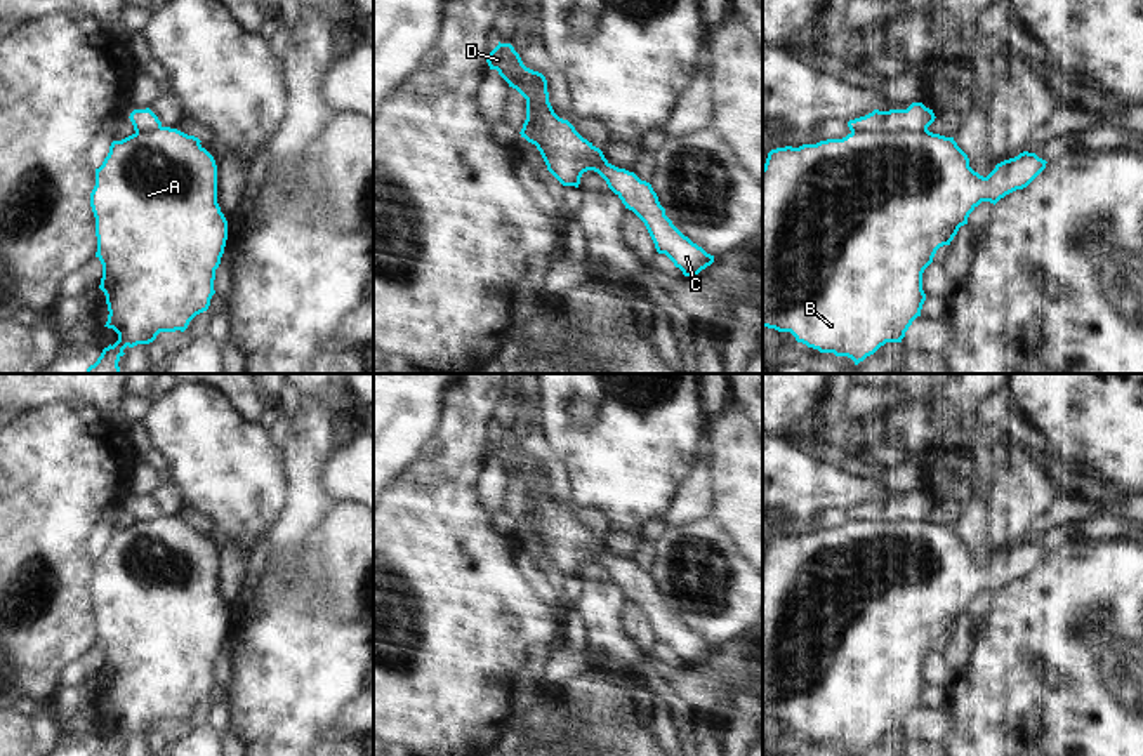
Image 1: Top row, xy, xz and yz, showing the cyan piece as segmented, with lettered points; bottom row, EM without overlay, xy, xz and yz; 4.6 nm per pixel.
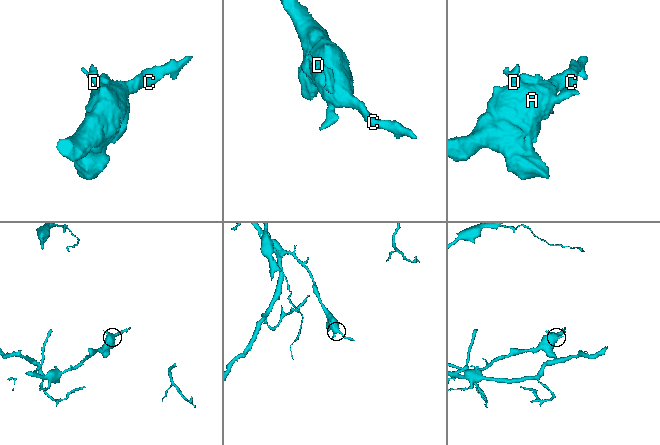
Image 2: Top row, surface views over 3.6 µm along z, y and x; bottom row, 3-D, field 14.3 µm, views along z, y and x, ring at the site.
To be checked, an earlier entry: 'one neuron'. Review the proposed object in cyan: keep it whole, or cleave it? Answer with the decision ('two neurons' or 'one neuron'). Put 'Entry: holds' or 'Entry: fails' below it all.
two neurons
Entry: fails

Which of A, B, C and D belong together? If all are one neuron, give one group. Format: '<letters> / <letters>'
A B C / D

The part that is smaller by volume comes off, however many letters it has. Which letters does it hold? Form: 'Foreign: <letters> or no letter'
Foreign: D

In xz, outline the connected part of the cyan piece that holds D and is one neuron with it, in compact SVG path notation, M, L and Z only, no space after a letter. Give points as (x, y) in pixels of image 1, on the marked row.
M500 43L486 56L490 70L497 70L499 75L509 82L514 73L514 61L519 54L511 43Z

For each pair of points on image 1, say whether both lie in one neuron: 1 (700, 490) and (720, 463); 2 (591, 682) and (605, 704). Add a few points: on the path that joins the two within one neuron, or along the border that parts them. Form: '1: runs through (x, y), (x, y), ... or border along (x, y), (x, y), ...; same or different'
1: border along (706, 463), (711, 489), (709, 515); different
2: runs through (591, 687), (600, 699); same

